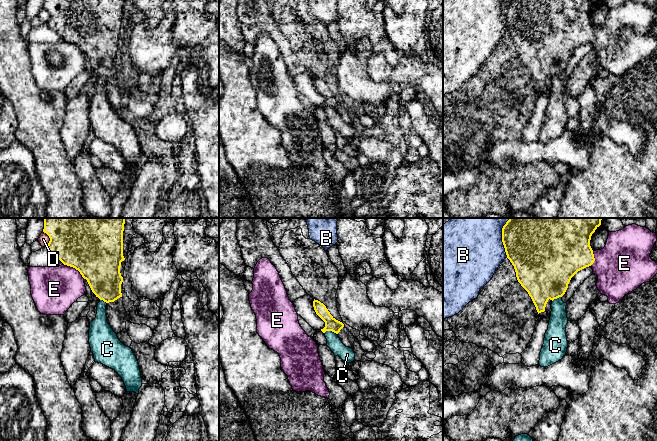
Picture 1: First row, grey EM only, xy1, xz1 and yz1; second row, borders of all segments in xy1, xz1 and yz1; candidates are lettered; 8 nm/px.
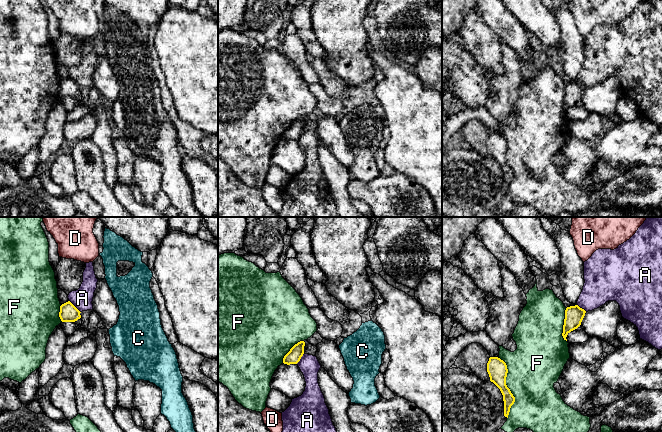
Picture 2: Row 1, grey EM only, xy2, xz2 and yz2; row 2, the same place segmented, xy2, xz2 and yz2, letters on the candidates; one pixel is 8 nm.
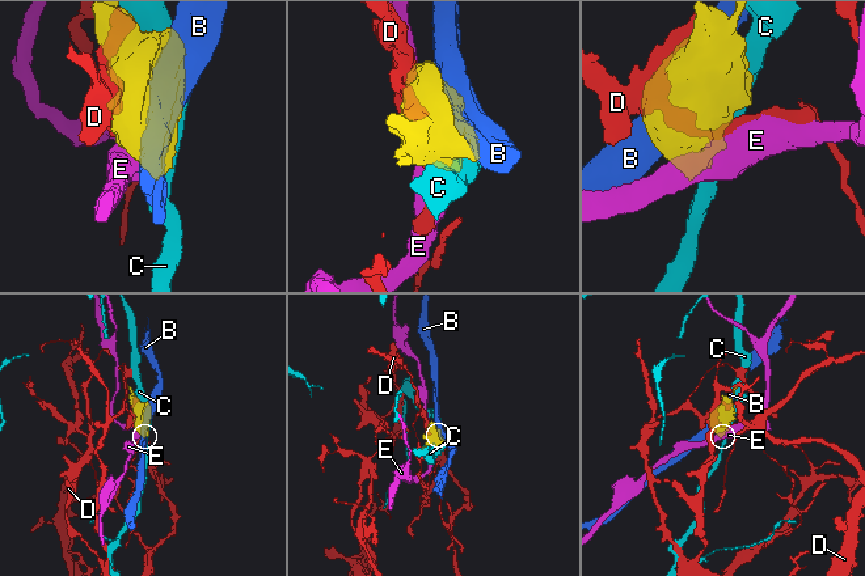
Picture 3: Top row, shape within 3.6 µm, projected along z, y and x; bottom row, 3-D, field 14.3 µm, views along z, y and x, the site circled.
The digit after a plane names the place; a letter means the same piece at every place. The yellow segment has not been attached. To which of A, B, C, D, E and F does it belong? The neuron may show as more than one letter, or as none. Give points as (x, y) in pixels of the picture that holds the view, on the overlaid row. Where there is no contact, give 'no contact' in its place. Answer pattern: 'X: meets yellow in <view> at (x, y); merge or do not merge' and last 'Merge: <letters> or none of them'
A: meets yellow in xy2 at (74, 306); do not merge
B: meets yellow in yz1 at (502, 237); do not merge
C: meets yellow in xz1 at (330, 330); do not merge
D: meets yellow in xy1 at (50, 239); do not merge
E: meets yellow in xy1 at (74, 267); do not merge
F: meets yellow in yz2 at (508, 388); do not merge
Merge: none of them

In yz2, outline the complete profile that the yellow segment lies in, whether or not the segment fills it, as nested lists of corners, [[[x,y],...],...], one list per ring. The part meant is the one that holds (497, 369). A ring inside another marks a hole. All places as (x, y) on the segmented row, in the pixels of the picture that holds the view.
[[[490,357],[487,363],[487,372],[490,381],[500,389],[503,395],[504,416],[508,418],[510,408],[515,402],[515,397],[506,385],[506,377],[508,373],[507,365],[498,357]]]

